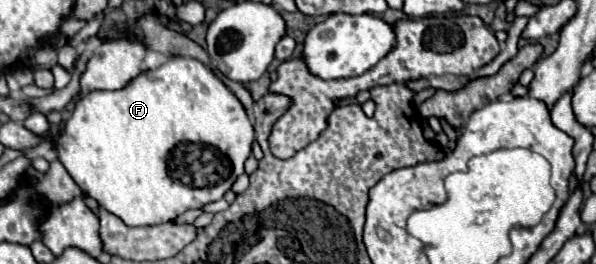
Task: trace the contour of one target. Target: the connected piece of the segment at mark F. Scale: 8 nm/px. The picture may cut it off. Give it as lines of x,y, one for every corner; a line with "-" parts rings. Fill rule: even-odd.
172,57
120,91
94,91
80,99
68,119
68,127
56,139
56,151
82,191
126,225
140,227
168,223
188,209
202,209
206,203
222,199
238,175
244,173
244,163
252,155
252,143
254,127
236,95
202,61
-
198,175
208,179
206,187
196,185

